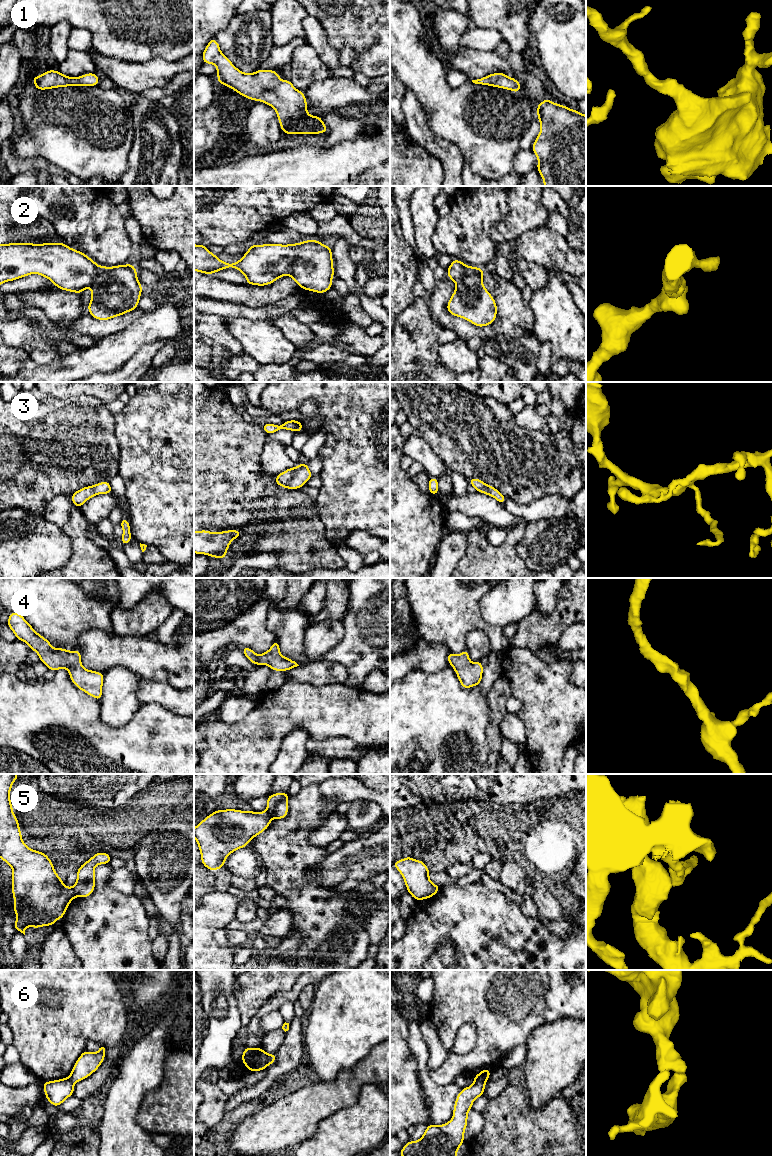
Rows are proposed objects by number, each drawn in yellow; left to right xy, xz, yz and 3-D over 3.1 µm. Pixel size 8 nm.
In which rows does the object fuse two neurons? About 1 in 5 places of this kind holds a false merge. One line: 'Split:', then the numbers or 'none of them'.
Split: 5, 6

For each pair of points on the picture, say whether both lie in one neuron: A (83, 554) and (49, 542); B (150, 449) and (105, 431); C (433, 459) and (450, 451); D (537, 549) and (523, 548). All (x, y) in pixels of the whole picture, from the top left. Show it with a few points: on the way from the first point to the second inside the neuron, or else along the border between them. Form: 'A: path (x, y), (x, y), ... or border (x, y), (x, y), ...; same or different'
A: border (62, 528), (70, 540), (70, 558), (60, 567); different
B: border (114, 415), (114, 435), (119, 447), (119, 457); different
C: border (424, 439), (447, 465); different
D: path (534, 549), (526, 549); same

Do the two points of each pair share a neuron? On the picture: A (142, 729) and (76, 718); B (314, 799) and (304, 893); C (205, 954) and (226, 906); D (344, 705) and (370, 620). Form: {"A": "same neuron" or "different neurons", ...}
{"A": "same neuron", "B": "same neuron", "C": "same neuron", "D": "different neurons"}

